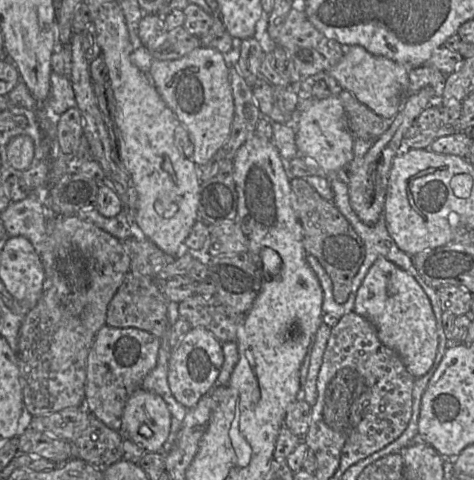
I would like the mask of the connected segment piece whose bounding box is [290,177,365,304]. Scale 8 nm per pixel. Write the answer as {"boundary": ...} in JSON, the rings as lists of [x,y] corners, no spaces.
{"boundary":[[[291,178],[290,186],[298,206],[305,251],[317,258],[332,281],[334,300],[343,304],[348,300],[353,278],[365,259],[363,241],[332,201],[324,200],[304,178]]]}

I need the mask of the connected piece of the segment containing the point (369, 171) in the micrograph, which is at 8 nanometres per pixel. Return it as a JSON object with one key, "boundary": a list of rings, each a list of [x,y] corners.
{"boundary":[[[431,86],[407,96],[396,116],[391,119],[389,128],[373,142],[364,158],[361,159],[360,166],[356,167],[353,160],[348,165],[346,173],[350,206],[366,225],[374,225],[383,212],[392,162],[400,148],[407,128],[425,108],[433,103],[435,103],[435,90]]]}

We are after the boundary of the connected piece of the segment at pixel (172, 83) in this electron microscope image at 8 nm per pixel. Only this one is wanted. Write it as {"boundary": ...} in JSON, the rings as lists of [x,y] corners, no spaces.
{"boundary":[[[200,46],[180,59],[154,59],[150,75],[162,99],[187,129],[194,146],[193,161],[197,166],[204,165],[227,142],[234,119],[230,71],[223,53]]]}

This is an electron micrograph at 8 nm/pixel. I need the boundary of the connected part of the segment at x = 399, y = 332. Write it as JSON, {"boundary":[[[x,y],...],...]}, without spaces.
{"boundary":[[[379,257],[357,291],[353,311],[374,326],[379,340],[398,354],[415,378],[430,370],[438,349],[436,318],[428,296],[409,273]]]}

